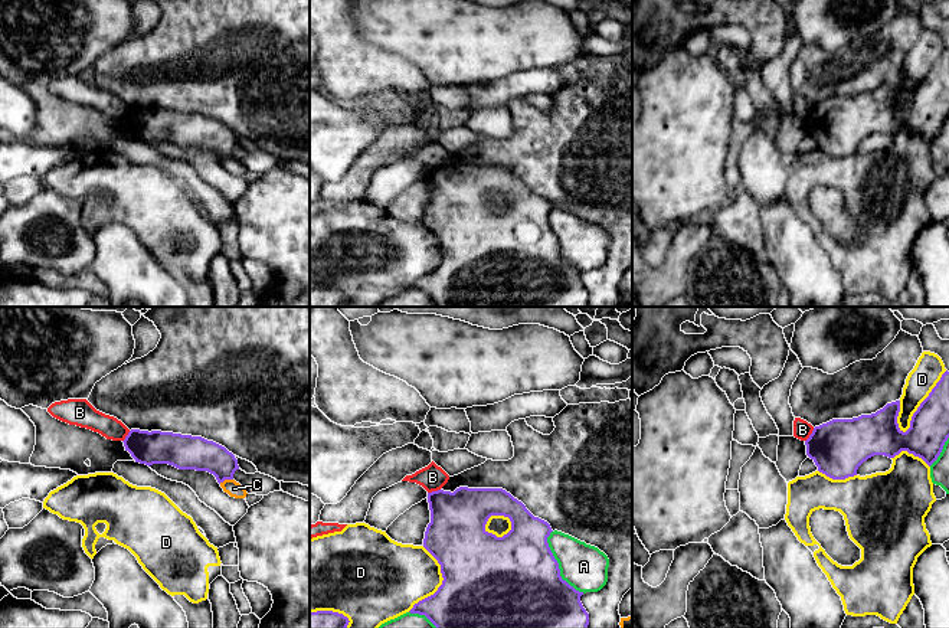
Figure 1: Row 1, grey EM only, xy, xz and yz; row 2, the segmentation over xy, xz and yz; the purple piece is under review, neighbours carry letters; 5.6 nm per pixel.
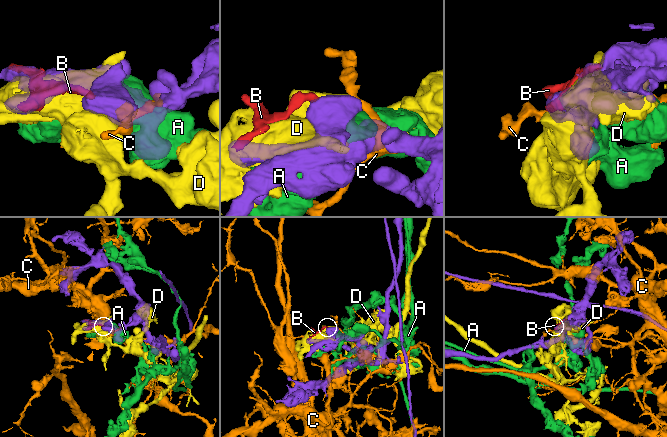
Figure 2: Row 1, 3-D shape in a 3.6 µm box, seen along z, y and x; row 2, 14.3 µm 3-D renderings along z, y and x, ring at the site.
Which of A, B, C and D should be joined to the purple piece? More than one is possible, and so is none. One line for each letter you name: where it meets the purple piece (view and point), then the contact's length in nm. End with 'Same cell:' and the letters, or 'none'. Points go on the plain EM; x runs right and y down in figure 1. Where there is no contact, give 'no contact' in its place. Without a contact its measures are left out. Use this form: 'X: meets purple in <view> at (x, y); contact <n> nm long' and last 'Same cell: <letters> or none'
Same cell: none

